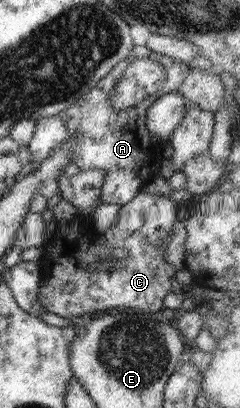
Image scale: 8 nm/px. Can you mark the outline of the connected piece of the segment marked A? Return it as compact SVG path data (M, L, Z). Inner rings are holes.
M135 45L125 60L117 63L108 73L110 80L117 80L123 76L129 63L137 58L149 58L161 63L165 69L166 79L163 86L155 93L146 96L133 106L115 110L107 100L105 88L94 88L85 93L75 104L62 110L59 114L49 118L39 119L36 122L34 135L30 143L25 146L31 153L33 161L40 164L51 156L59 145L69 139L74 140L71 160L80 171L105 171L105 182L99 194L101 204L119 204L123 207L139 195L139 192L148 185L158 174L159 166L163 162L162 148L165 142L155 138L145 126L146 112L160 96L168 92L175 92L179 85L190 73L191 66L173 58L157 54L145 46Z

